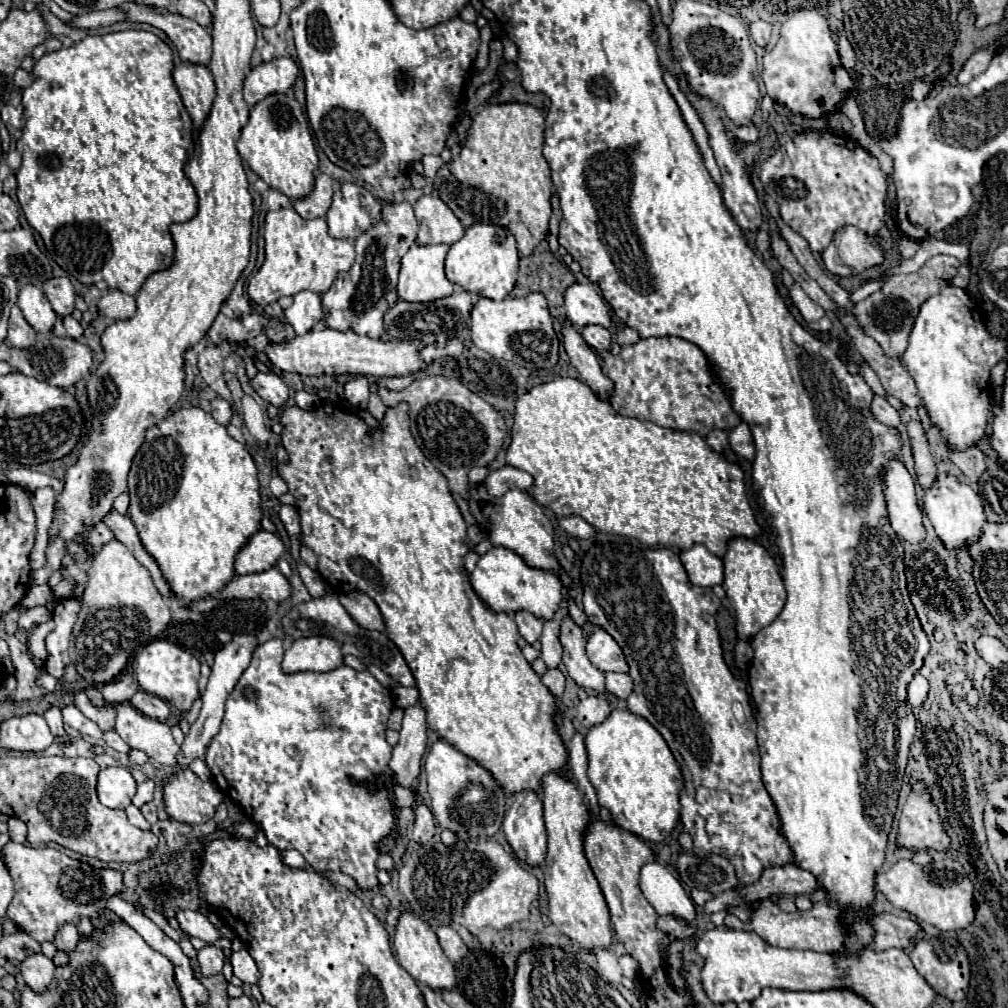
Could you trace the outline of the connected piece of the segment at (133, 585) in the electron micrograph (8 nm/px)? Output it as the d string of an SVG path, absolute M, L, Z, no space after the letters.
M112 540L92 558L82 610L72 632L70 660L88 686L104 686L122 672L134 648L140 644L138 638L146 640L146 634L150 634L150 638L160 636L168 622L170 608L154 586L150 572L122 542Z

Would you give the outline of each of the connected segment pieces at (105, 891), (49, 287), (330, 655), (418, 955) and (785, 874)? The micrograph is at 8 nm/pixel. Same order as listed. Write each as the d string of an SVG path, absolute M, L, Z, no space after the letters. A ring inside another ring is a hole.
M10 842L2 850L2 858L16 884L8 918L38 942L54 942L58 928L66 922L78 924L80 918L94 920L106 908L106 898L126 890L118 870L96 870L86 862L68 858L56 848L30 848L26 844Z
M50 278L50 280L44 282L42 288L44 288L44 294L50 300L54 312L60 318L72 314L76 292L74 292L74 286L68 278Z
M312 636L294 640L282 660L282 672L330 672L342 666L340 644L332 638Z
M408 910L398 918L398 926L396 926L396 934L394 934L394 950L396 950L396 958L398 958L400 966L416 982L426 984L432 990L454 990L456 988L456 970L452 966L452 962L446 958L446 954L442 952L434 930Z
M772 866L772 868L764 870L762 878L756 884L744 888L740 894L736 890L728 890L728 892L714 896L714 900L706 902L704 912L706 914L720 912L726 908L726 904L746 908L750 902L768 898L772 894L802 896L802 894L812 894L816 890L818 890L818 880L814 874L810 874L798 866Z

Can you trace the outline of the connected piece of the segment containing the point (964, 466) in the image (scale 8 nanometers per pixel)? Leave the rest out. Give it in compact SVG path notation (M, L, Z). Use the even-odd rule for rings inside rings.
M978 446L968 448L964 452L950 452L948 458L964 472L964 476L976 484L978 478L982 476L982 472L986 470L986 462L984 462L984 454L980 452Z

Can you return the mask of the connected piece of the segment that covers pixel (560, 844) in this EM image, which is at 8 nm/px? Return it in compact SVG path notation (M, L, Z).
M548 774L542 782L544 800L544 822L548 832L548 854L544 870L544 886L548 896L548 918L550 922L570 940L580 944L586 952L594 948L608 948L612 944L612 926L606 900L590 870L584 856L582 836L590 822L590 812L580 796L576 782L560 774Z

